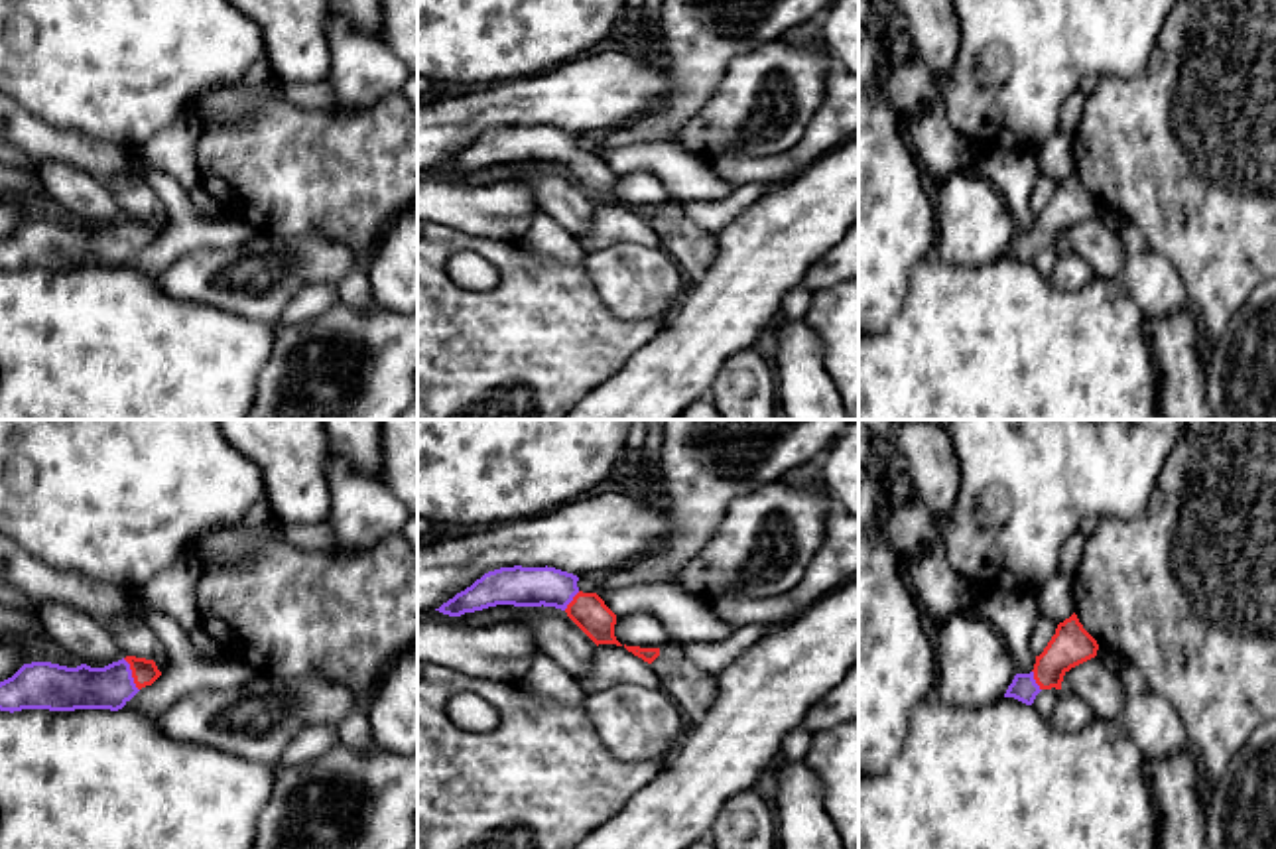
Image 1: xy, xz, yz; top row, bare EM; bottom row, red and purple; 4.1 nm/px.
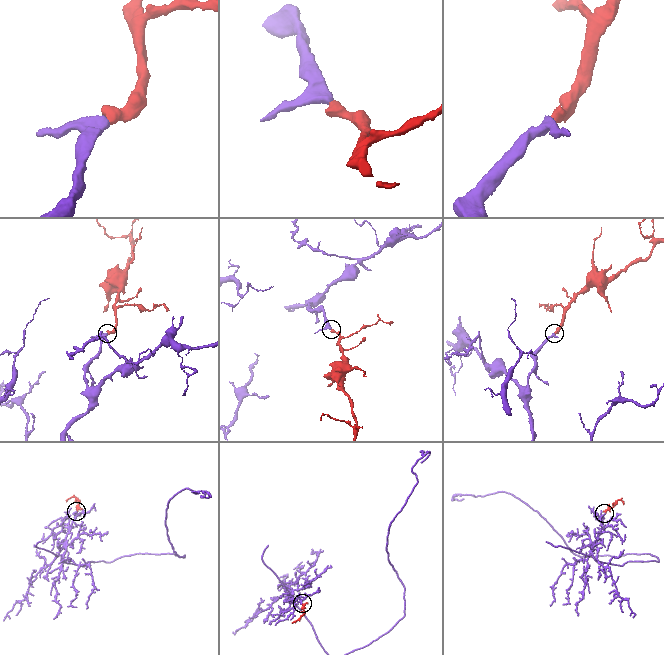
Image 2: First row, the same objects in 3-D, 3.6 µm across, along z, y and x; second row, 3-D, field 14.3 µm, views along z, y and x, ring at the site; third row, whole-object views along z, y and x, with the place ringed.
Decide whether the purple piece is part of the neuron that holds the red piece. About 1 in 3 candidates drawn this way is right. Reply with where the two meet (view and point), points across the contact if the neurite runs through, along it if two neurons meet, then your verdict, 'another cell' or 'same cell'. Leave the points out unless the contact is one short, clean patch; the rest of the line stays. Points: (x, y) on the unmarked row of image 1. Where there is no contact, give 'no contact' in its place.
xy (132, 233) | across xy (144, 231), (132, 233), (109, 247), (73, 247) | same cell

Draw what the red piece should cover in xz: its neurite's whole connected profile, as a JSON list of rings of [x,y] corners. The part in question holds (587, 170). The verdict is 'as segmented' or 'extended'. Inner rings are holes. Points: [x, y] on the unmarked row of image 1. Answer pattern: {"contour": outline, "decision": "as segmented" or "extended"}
{"contour": [[[500,126],[484,132],[471,146],[443,162],[439,171],[461,175],[496,163],[555,165],[599,205],[616,203],[616,173],[597,152],[583,152],[579,136],[555,126]]], "decision": "extended"}

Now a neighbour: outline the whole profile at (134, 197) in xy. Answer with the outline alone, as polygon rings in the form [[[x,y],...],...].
[[[128,171],[116,175],[108,189],[124,215],[154,219],[160,230],[169,227],[163,203],[144,181],[134,179]]]

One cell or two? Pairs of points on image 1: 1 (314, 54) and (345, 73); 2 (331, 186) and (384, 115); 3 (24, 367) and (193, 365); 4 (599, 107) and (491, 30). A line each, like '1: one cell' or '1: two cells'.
1: two cells
2: one cell
3: one cell
4: two cells

